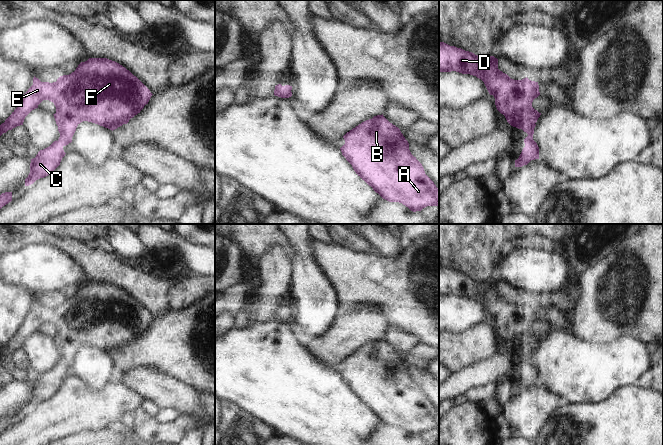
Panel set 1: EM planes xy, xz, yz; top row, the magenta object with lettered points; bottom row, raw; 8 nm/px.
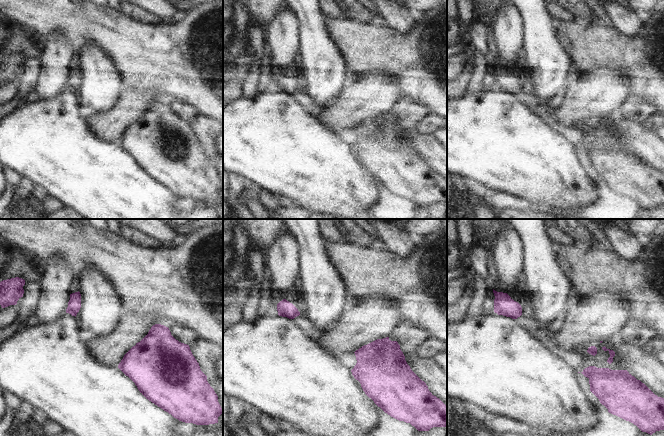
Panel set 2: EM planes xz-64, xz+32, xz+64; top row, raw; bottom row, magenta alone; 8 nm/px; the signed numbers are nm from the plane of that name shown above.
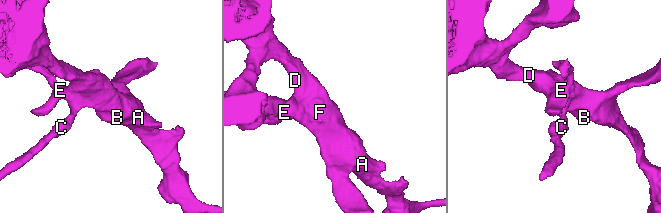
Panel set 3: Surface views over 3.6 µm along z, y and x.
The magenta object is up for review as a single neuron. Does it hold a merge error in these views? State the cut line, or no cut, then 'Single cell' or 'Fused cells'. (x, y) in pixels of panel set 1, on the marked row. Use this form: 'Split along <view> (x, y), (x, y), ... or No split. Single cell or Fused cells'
No split. Single cell.

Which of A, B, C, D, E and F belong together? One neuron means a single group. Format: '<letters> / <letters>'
A B C D E F

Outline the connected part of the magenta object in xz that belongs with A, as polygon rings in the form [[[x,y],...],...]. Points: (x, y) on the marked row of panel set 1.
[[[384,116],[366,120],[343,136],[342,155],[352,165],[356,174],[383,199],[399,202],[411,211],[421,211],[427,206],[439,205],[439,188],[425,174],[422,164],[409,150],[409,143],[400,129]]]

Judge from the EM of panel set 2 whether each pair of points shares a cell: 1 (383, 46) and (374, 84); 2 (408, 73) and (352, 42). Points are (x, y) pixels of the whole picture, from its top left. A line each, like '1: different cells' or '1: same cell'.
1: different cells
2: same cell

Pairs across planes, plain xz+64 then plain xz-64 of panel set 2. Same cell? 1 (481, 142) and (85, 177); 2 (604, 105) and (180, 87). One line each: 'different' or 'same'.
1: same
2: different

